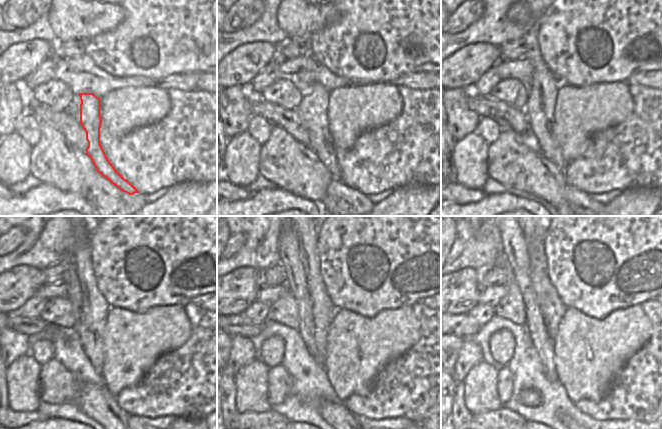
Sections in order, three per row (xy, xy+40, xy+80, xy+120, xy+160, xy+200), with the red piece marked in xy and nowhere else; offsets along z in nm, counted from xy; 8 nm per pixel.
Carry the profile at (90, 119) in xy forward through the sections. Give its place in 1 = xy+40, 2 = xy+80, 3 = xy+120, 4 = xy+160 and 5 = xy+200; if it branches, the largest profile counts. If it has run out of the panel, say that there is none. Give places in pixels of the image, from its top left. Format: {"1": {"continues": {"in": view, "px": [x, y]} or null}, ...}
{"1": {"continues": {"in": "xy+40", "px": [315, 119]}}, "2": {"continues": {"in": "xy+80", "px": [543, 88]}}, "3": {"continues": {"in": "xy+120", "px": [95, 309]}}, "4": {"continues": {"in": "xy+160", "px": [322, 308]}}, "5": {"continues": {"in": "xy+200", "px": [535, 249]}}}

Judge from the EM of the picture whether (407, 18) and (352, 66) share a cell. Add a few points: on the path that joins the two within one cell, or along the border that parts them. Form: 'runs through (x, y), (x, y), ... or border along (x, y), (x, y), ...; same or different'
runs through (389, 36), (386, 39), (385, 48), (362, 48); same

